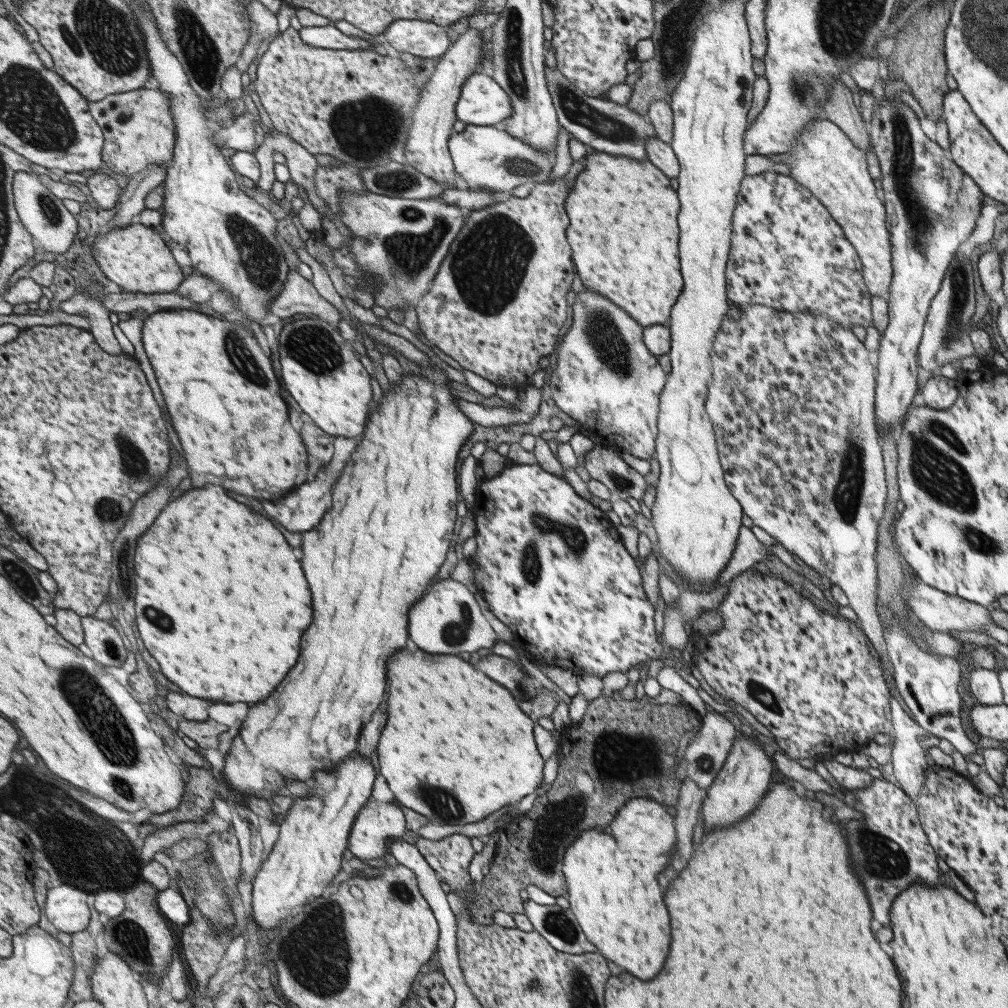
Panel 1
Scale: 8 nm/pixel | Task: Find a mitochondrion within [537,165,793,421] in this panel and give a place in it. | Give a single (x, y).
(601, 332)

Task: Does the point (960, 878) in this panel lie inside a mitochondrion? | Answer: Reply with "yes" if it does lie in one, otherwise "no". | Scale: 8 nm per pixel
no

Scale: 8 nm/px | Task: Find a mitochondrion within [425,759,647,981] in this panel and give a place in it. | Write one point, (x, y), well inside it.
(559, 924)

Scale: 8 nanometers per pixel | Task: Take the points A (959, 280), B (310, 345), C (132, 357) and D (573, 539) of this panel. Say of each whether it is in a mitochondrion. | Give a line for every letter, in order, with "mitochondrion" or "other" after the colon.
A: mitochondrion
B: mitochondrion
C: other
D: mitochondrion

